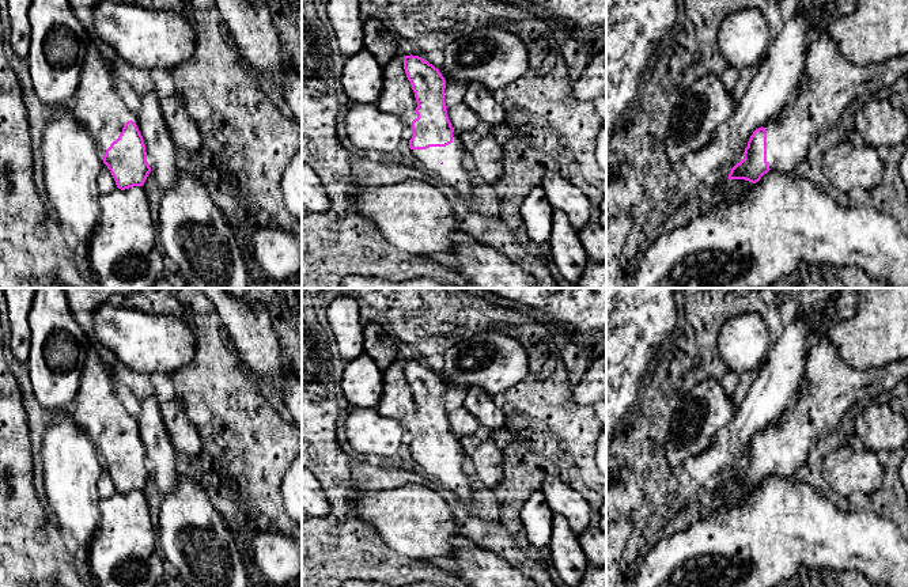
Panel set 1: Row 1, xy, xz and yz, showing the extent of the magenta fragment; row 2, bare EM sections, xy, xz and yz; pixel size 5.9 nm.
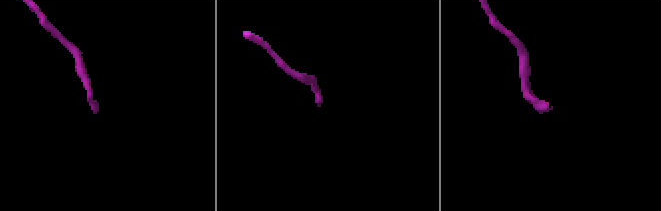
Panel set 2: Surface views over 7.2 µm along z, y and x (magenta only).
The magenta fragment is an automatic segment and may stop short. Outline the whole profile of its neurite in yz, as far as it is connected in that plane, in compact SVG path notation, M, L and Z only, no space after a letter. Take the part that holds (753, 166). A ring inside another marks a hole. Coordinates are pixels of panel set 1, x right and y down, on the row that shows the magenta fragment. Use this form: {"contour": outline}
{"contour": "M828 37L810 39L801 94L753 132L744 159L731 168L729 179L756 183L769 170L794 171L811 141L829 132L852 101L890 88L905 73L908 54L856 64L845 58Z"}

